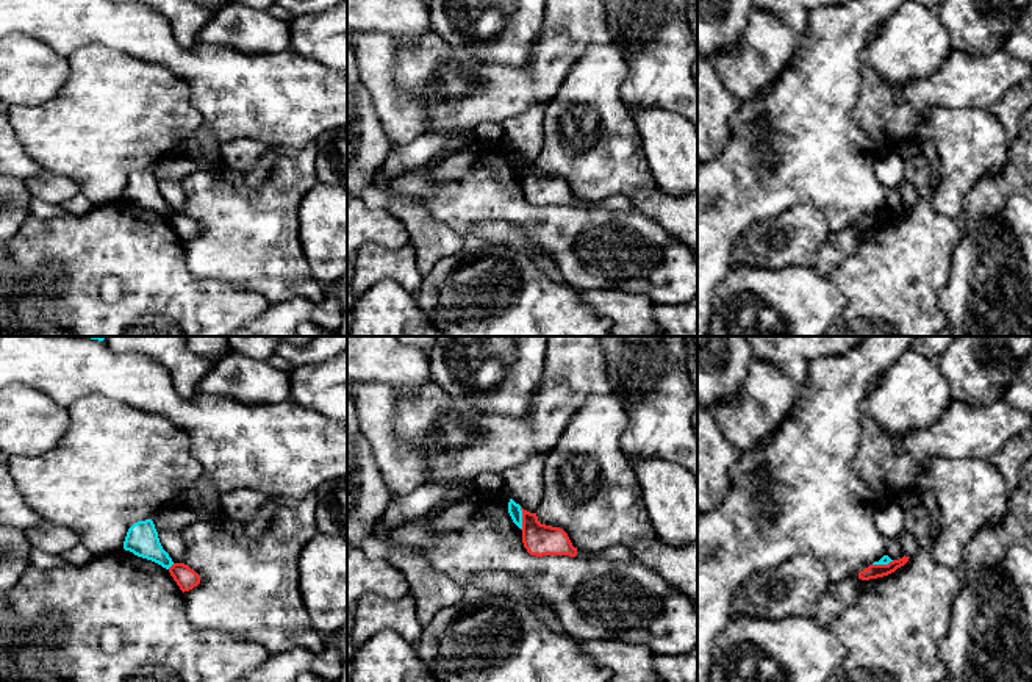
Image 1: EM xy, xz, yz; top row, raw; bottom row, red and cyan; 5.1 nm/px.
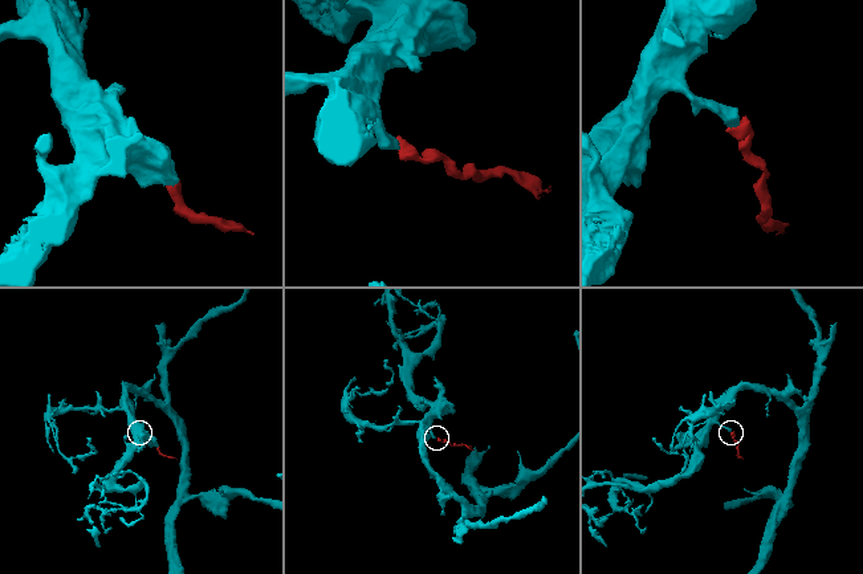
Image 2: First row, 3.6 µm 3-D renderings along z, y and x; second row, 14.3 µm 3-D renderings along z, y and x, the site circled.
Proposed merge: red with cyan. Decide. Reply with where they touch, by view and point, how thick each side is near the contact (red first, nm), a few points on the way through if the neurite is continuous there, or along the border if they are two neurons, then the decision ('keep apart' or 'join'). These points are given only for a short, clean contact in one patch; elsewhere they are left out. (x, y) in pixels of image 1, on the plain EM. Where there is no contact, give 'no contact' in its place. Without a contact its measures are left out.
meets red in xz at (523, 168); 160 nm thick on the red side, 70 nm on the other; border along xz (519, 157), (521, 179); keep apart

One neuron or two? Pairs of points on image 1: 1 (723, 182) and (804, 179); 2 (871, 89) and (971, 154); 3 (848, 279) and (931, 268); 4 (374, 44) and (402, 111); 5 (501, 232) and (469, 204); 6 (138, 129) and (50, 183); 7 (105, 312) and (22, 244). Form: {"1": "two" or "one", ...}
{"1": "one", "2": "two", "3": "one", "4": "one", "5": "two", "6": "two", "7": "one"}

